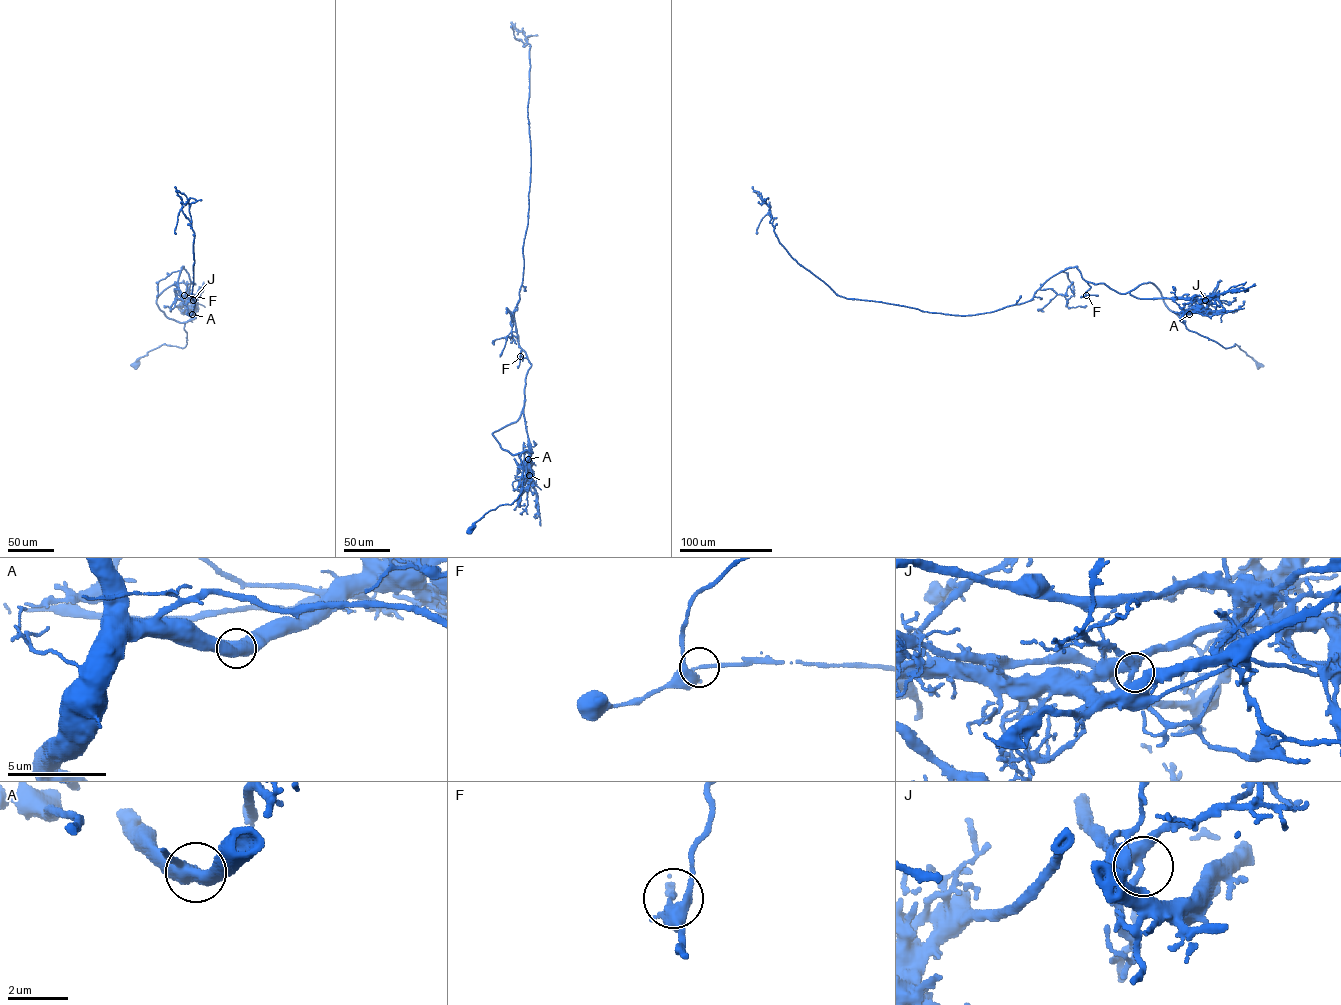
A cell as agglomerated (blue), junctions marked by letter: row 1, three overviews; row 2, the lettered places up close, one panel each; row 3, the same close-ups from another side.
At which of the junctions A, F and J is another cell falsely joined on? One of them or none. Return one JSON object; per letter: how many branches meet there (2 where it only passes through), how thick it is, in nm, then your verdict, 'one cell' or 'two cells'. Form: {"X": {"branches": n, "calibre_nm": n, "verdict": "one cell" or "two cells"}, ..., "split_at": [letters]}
{"A": {"branches": 3, "calibre_nm": 480, "verdict": "one cell"}, "F": {"branches": 3, "calibre_nm": 240, "verdict": "one cell"}, "J": {"branches": 3, "calibre_nm": 360, "verdict": "one cell"}, "split_at": []}

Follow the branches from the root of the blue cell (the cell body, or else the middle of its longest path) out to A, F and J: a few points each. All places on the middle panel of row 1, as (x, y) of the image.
A: (470, 529), (489, 511), (511, 504), (517, 498), (523, 489), (520, 456), (525, 450), (531, 453), (528, 459)
F: (470, 529), (489, 511), (512, 503), (523, 489), (520, 456), (531, 449), (523, 413), (531, 364), (520, 356)
J: (470, 529), (489, 511), (511, 504), (517, 498), (523, 489), (520, 456), (525, 450), (531, 452), (529, 475)

